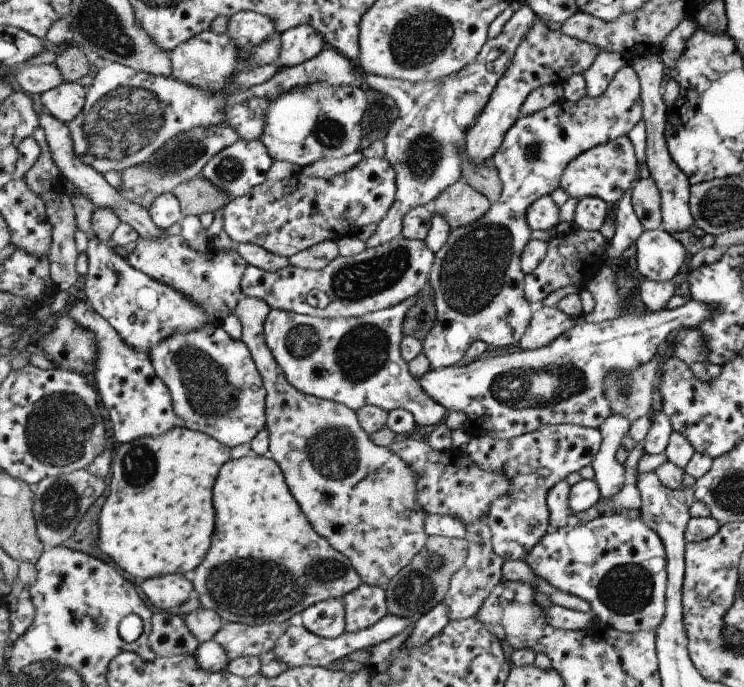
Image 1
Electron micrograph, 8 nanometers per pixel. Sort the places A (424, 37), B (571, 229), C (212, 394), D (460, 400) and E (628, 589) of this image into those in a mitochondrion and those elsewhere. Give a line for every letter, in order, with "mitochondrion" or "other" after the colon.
A: mitochondrion
B: other
C: mitochondrion
D: other
E: mitochondrion

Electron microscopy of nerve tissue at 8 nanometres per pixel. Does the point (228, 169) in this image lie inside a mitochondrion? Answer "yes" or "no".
yes

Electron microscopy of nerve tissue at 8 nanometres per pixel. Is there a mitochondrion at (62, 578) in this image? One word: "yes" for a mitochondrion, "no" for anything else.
no

